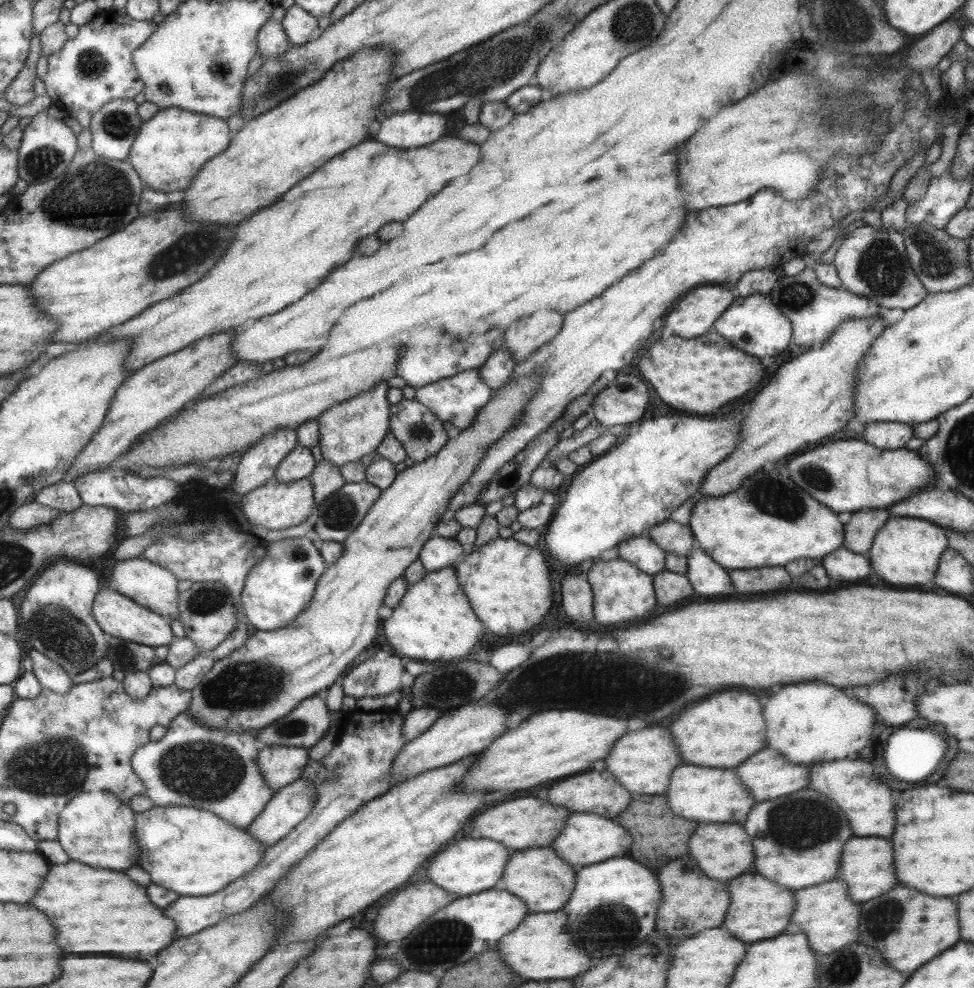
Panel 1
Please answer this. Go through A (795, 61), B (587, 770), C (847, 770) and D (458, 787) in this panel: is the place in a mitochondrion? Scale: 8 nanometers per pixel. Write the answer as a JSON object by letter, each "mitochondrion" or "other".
{"A":"other","B":"other","C":"other","D":"other"}

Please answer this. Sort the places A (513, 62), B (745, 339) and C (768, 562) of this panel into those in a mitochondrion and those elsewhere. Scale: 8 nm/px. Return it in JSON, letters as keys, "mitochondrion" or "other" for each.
{"A":"mitochondrion","B":"other","C":"other"}

